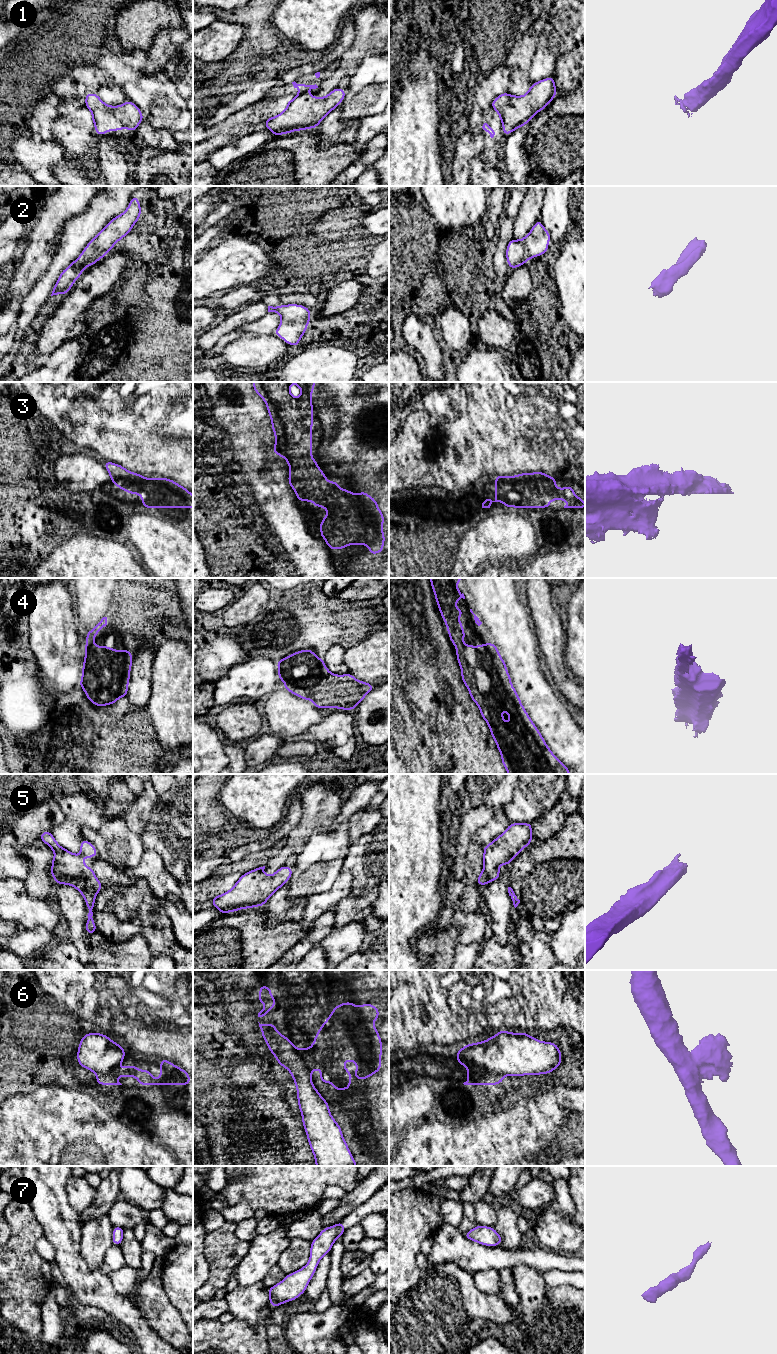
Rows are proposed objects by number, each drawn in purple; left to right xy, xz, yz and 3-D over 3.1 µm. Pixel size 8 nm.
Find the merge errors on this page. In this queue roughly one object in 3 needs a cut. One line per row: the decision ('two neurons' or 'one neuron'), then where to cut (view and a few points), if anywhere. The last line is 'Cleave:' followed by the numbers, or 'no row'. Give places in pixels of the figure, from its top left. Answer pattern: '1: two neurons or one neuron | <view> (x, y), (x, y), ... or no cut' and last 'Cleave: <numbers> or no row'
1: two neurons | xz (303, 92), (297, 95)
2: one neuron | no cut
3: one neuron | no cut
4: one neuron | no cut
5: one neuron | no cut
6: two neurons | yz (459, 1062), (471, 1064), (491, 1072), (502, 1072), (505, 1074)
7: one neuron | no cut
Cleave: 1, 6

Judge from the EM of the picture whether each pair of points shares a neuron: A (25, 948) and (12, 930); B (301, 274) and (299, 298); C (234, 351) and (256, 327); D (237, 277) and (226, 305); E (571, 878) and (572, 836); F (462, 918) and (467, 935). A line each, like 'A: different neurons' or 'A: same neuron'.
A: different neurons
B: different neurons
C: different neurons
D: different neurons
E: same neuron
F: same neuron

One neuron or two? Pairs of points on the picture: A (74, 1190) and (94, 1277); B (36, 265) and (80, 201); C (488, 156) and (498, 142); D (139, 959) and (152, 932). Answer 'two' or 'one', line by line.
A: two
B: one
C: one
D: two

